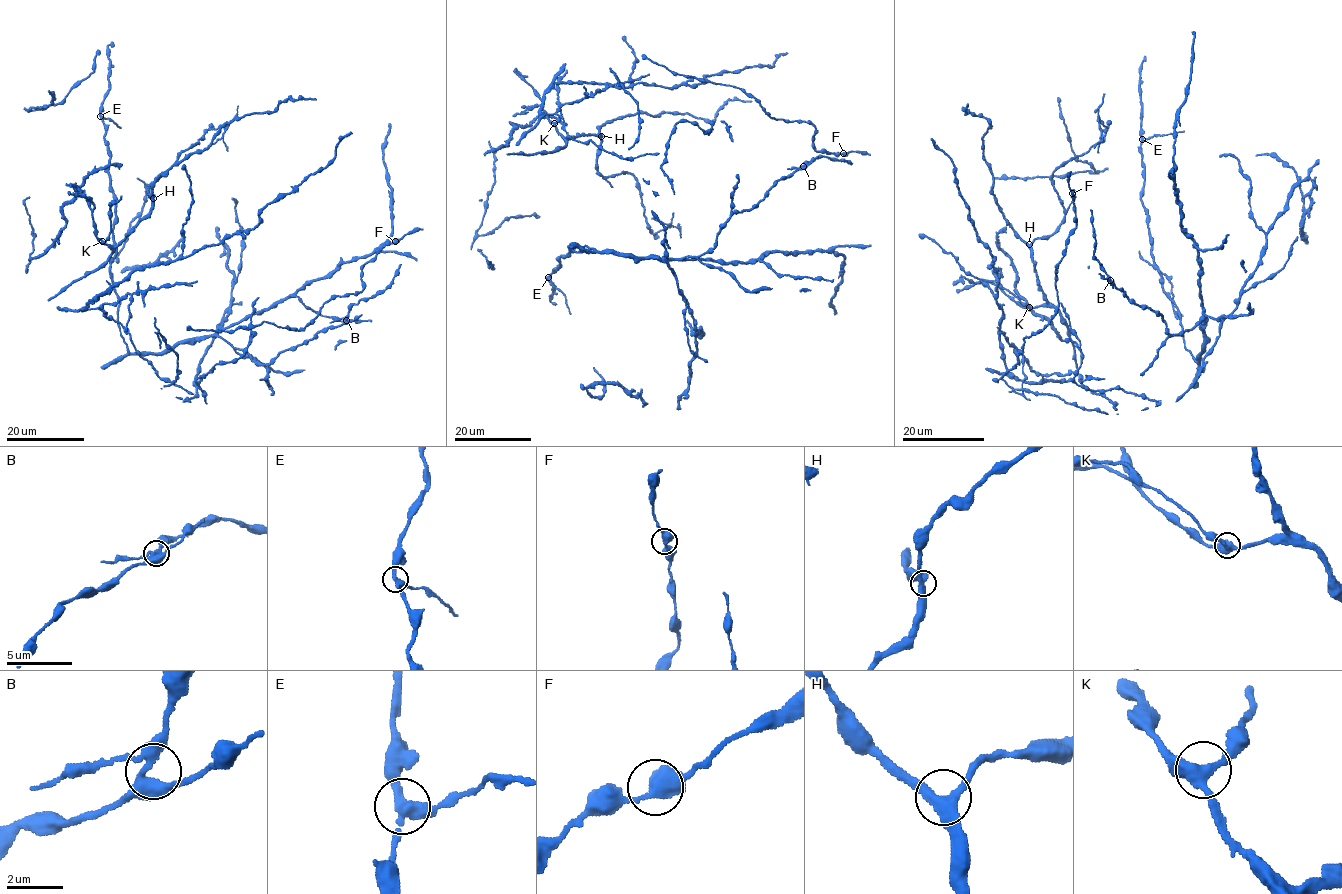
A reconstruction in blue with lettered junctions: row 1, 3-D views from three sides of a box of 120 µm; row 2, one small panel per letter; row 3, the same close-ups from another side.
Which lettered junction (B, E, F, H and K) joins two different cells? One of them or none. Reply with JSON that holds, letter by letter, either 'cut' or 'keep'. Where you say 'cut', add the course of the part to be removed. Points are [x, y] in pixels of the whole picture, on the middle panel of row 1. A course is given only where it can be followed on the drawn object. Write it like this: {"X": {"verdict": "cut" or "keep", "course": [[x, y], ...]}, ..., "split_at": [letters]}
{"B": {"verdict": "keep"}, "E": {"verdict": "cut", "course": [[547, 277], [565, 295], [570, 314]]}, "F": {"verdict": "keep"}, "H": {"verdict": "keep"}, "K": {"verdict": "keep"}, "split_at": ["E"]}

